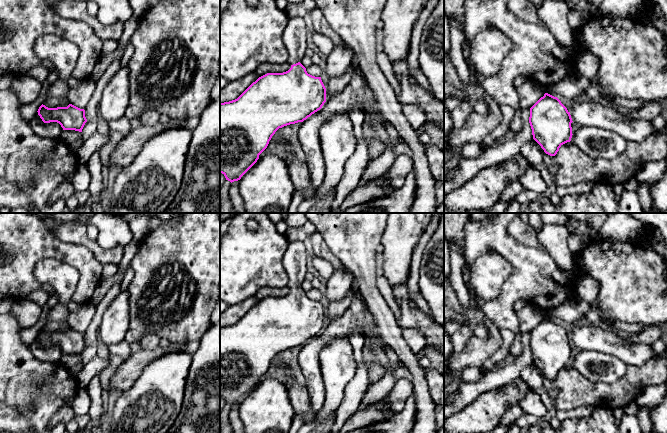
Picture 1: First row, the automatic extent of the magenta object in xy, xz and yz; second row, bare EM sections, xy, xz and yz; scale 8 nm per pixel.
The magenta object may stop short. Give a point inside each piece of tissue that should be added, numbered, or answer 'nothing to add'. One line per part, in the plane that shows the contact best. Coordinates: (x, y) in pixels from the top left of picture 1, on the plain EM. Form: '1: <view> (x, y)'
1: xz (295, 258)

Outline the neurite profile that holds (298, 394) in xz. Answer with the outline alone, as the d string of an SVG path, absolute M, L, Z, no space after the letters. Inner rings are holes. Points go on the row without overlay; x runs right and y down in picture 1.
M284 369L290 381L285 384L295 415L302 417L305 423L311 423L317 413L311 409L310 398L305 386L302 386L295 378L295 373L290 369Z

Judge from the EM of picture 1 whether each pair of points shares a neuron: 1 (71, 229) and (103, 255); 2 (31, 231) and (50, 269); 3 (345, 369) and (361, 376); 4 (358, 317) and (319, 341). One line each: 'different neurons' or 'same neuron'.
1: same neuron
2: different neurons
3: different neurons
4: same neuron

